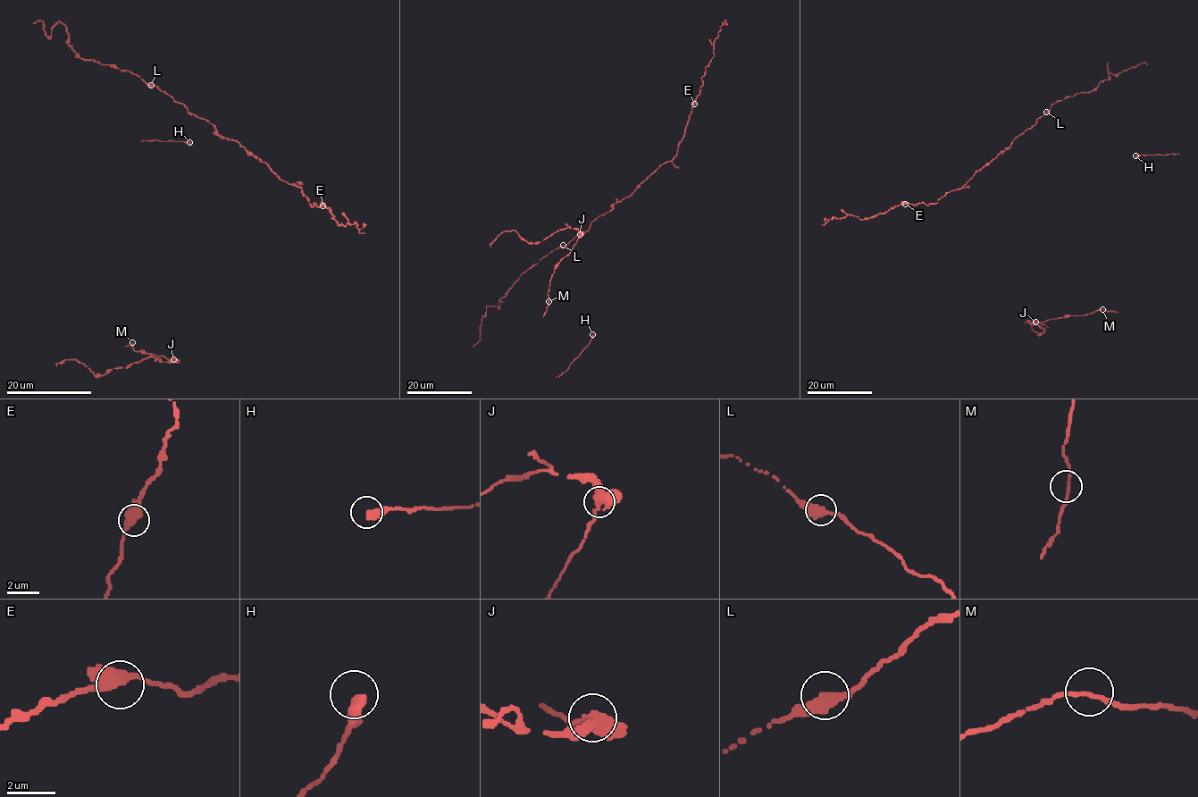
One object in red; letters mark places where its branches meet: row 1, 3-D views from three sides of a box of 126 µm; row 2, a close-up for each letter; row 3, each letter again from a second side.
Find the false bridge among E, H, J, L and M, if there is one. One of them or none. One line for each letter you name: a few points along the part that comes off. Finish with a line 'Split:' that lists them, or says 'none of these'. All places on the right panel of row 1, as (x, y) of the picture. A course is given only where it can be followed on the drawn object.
J: (1035, 321), (1028, 322), (1030, 320), (1043, 328), (1043, 333), (1038, 334), (1031, 329), (1033, 322), (1048, 327)
Split: J

